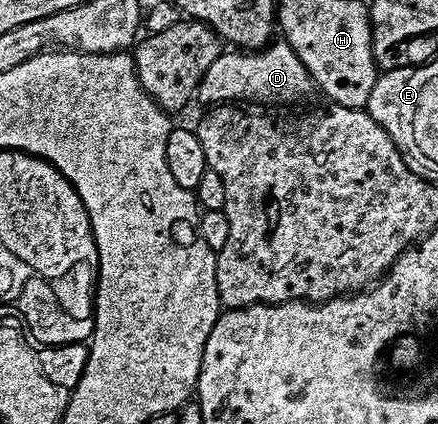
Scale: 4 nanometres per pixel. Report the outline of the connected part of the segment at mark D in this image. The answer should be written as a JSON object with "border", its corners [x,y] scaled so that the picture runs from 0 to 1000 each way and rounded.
{"border":[[[621,97],[589,118],[511,118],[495,144],[477,153],[477,163],[468,163],[468,182],[454,193],[452,241],[463,241],[463,248],[498,248],[584,233],[591,241],[584,245],[591,248],[655,248],[646,243],[696,231],[715,215],[710,175],[694,167],[687,134],[678,134],[664,111],[630,106]]]}

